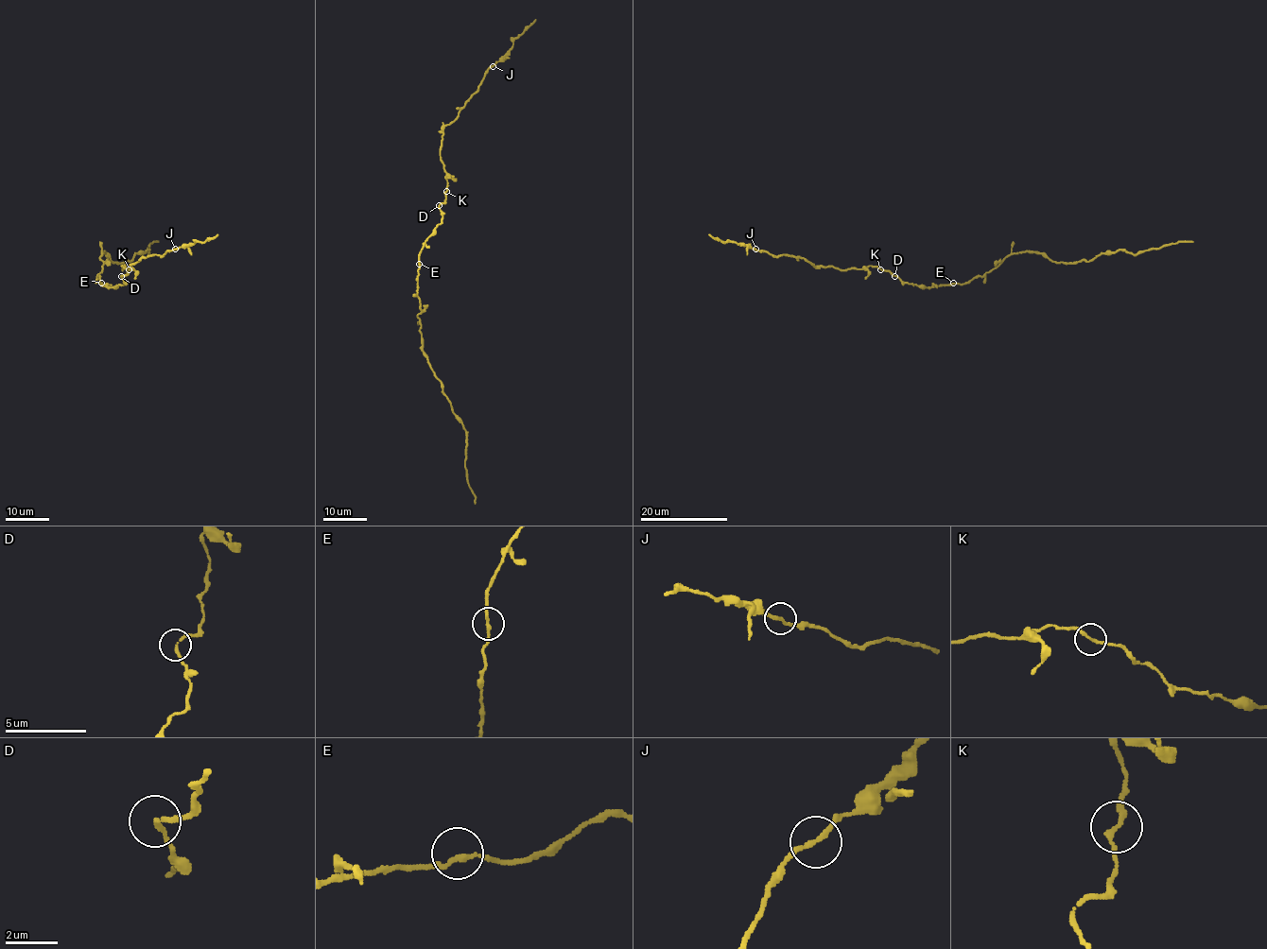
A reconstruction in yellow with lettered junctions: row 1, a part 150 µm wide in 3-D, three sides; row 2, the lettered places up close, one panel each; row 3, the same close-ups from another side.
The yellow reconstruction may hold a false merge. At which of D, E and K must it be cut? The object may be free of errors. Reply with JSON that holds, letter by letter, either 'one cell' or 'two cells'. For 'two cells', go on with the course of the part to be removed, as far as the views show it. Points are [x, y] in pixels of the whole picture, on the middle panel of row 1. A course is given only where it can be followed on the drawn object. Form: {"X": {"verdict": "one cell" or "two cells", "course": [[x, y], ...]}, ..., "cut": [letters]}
{"D": {"verdict": "one cell"}, "E": {"verdict": "one cell"}, "K": {"verdict": "one cell"}, "cut": []}

